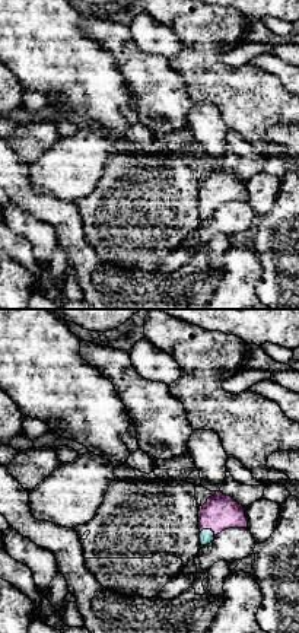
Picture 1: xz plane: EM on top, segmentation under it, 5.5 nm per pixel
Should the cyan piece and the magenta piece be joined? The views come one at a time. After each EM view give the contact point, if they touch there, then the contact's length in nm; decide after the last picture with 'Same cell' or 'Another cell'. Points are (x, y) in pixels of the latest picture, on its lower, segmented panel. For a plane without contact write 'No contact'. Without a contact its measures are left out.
Touches cyan at (209, 530). Shared border 90 nm

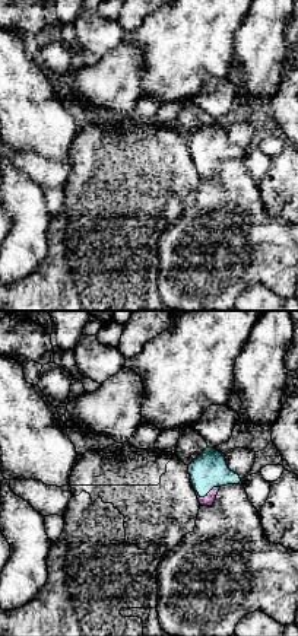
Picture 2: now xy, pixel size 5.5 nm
Touches cyan at (208, 492). Shared border 140 nm

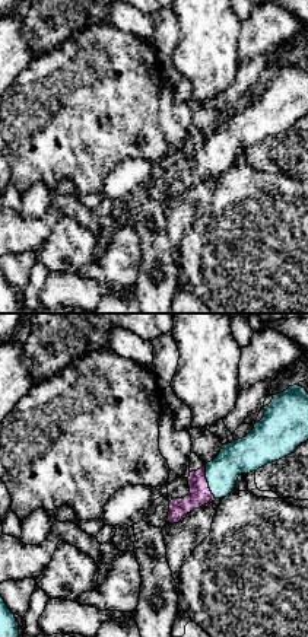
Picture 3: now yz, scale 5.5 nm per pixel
Touches cyan at (208, 481). Shared border 200 nm

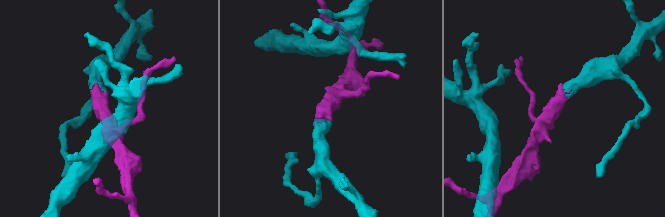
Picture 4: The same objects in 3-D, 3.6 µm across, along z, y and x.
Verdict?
Same cell

